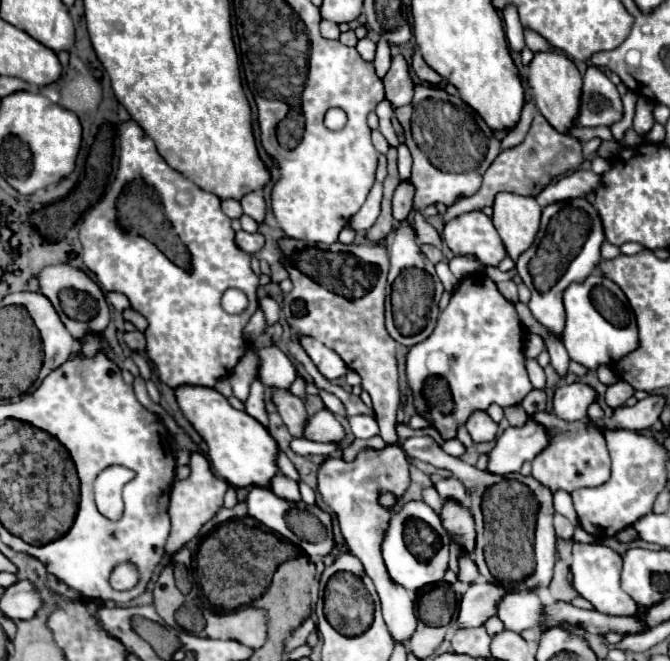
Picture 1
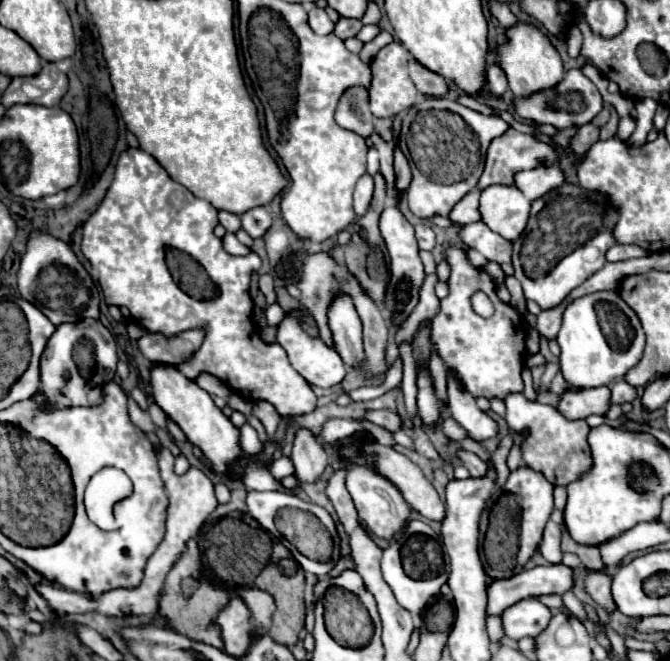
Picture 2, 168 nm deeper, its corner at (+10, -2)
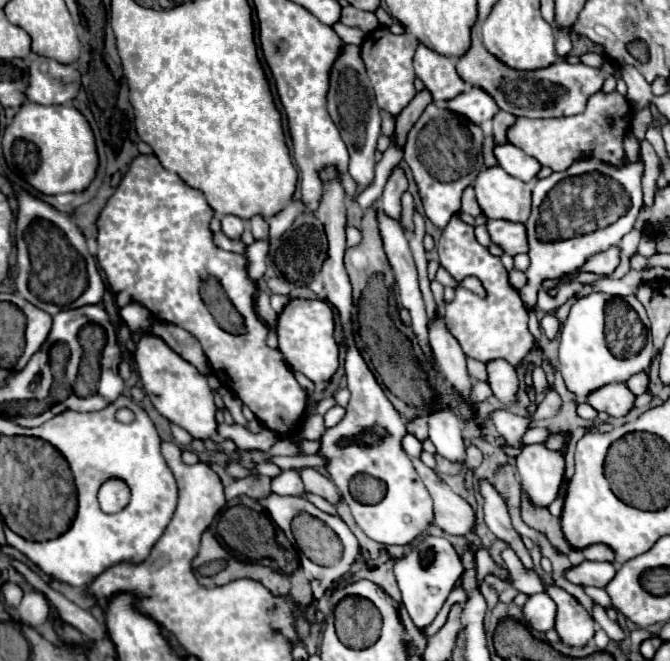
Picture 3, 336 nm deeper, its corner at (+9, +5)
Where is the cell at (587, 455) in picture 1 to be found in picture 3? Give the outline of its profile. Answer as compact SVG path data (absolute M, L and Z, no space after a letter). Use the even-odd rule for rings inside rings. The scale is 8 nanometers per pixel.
M498 358L486 364L486 372L488 372L488 384L494 396L504 404L514 404L516 392L518 392L518 378L516 378L514 366Z

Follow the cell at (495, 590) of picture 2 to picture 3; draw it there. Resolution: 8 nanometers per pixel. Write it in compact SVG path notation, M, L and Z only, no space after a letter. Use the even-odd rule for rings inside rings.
M582 562L566 572L566 578L574 584L606 588L606 584L616 576L616 566L612 562Z

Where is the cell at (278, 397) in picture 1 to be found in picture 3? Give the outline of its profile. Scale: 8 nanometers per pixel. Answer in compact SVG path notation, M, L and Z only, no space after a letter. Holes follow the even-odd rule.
M304 468L304 470L300 472L300 476L302 476L302 482L304 482L304 486L306 486L306 492L318 494L318 496L322 496L324 500L328 500L328 502L334 504L334 506L340 502L338 490L334 488L334 484L332 484L326 476L318 474L318 472L312 470L312 468Z

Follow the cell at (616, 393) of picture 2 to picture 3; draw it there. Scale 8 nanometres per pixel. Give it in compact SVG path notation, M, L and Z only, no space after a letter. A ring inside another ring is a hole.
M644 372L634 374L634 376L626 382L626 386L628 386L634 394L644 394L644 392L648 390L648 384L650 384L650 378L648 378Z

